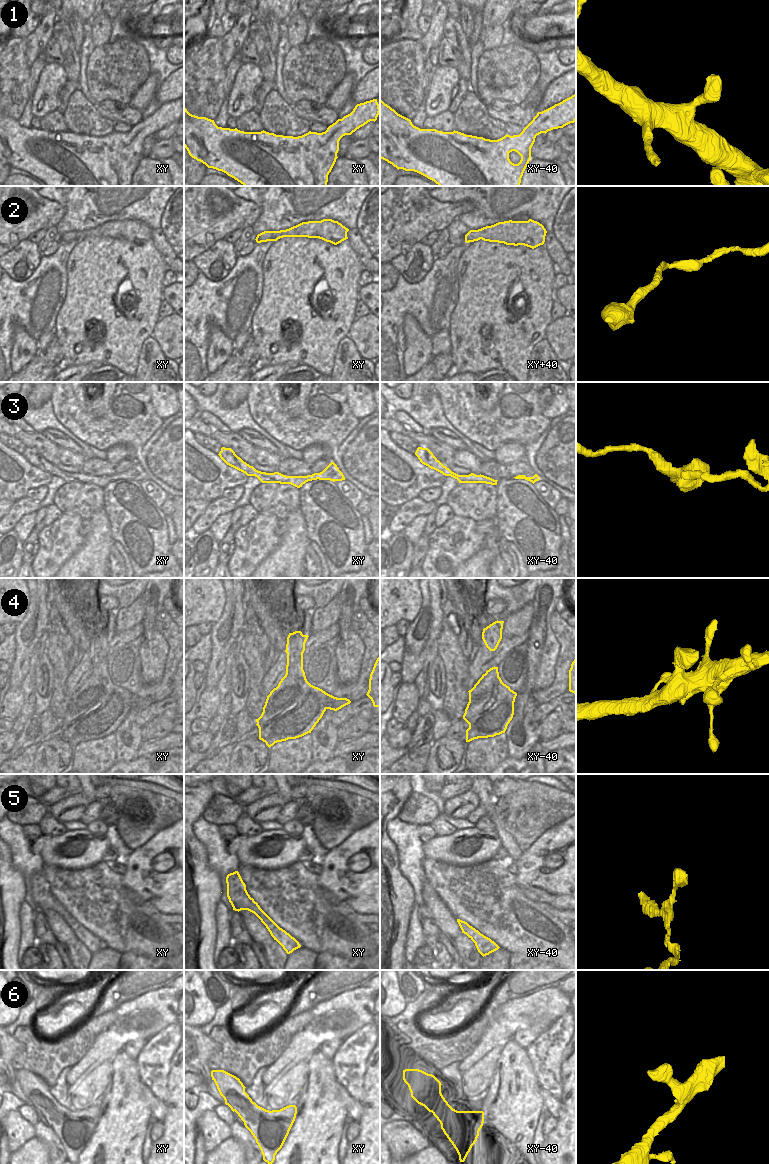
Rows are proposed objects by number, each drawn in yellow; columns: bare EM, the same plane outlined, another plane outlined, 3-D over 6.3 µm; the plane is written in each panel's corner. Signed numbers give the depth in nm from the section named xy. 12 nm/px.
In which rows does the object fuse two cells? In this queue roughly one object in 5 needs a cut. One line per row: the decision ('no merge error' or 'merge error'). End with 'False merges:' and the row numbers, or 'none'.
1: no merge error
2: no merge error
3: no merge error
4: no merge error
5: no merge error
6: no merge error
False merges: none

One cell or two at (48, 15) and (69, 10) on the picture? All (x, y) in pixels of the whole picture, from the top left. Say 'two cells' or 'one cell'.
two cells

